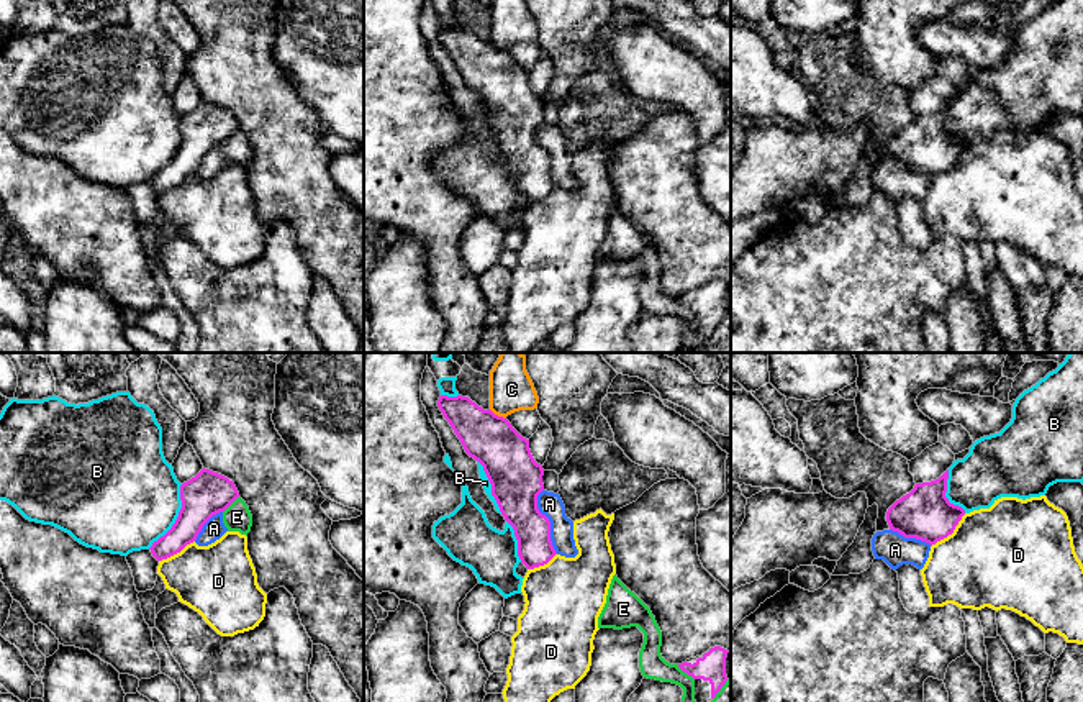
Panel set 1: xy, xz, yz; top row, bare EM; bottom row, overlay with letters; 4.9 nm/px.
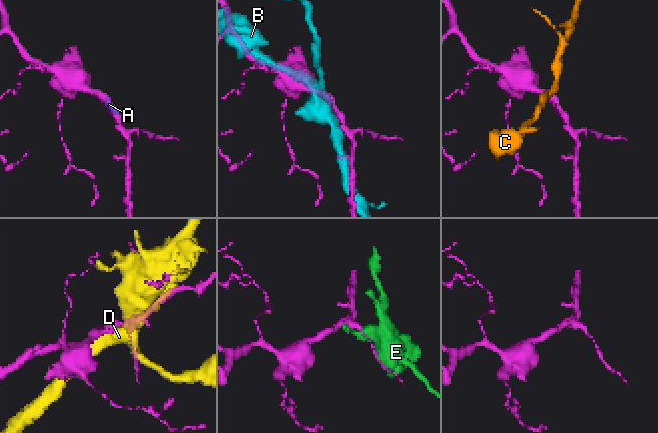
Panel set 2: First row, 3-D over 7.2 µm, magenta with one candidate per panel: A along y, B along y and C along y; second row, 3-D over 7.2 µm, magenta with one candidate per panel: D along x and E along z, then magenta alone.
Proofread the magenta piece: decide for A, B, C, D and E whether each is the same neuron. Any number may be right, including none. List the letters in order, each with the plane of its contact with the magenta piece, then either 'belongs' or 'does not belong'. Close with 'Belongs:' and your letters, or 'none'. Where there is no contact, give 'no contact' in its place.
A: xz | does not belong
B: xy | does not belong
C: xz | does not belong
D: yz | does not belong
E: xz | does not belong
Belongs: none

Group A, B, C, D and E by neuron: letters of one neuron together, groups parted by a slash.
A E / B / C / D

